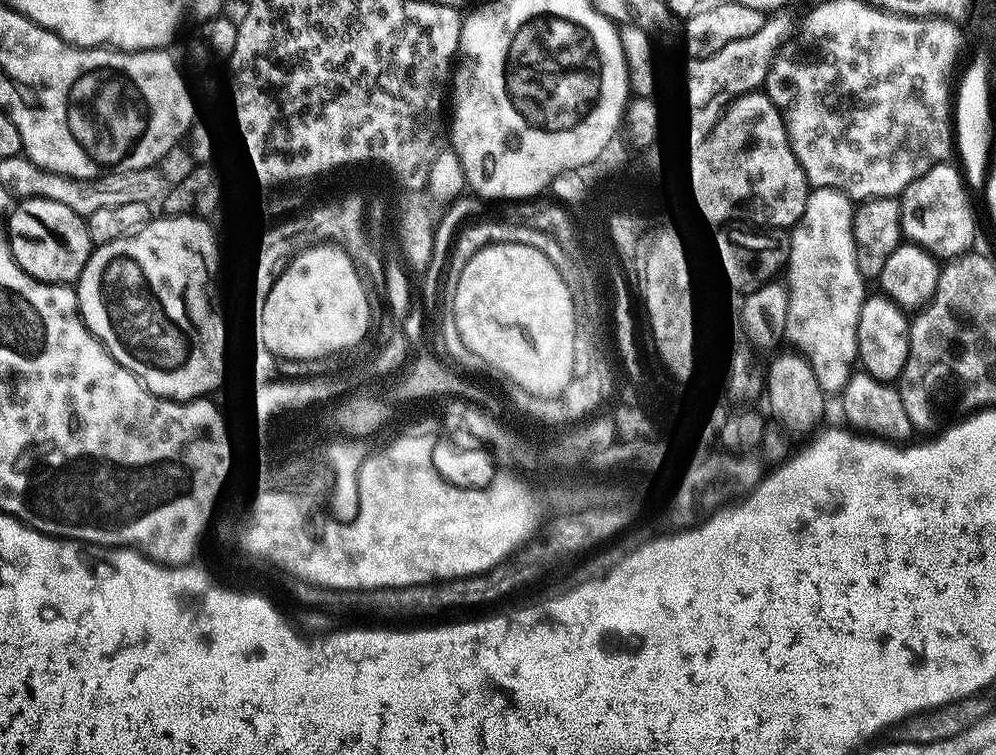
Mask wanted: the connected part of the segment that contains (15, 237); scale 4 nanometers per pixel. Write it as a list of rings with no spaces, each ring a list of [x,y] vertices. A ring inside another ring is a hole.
[[[24,198],[8,216],[8,246],[15,267],[41,284],[71,285],[79,280],[94,247],[85,217],[62,206],[62,202]]]

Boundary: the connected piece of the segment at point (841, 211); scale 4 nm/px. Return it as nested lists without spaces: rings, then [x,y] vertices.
[[[836,188],[811,189],[806,210],[788,236],[784,334],[816,370],[819,384],[830,394],[844,388],[857,361],[857,324],[868,297],[854,246],[854,212],[851,197]]]

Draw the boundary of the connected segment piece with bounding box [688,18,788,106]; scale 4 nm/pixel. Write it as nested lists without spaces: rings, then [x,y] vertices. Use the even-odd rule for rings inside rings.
[[[780,18],[765,19],[762,30],[758,34],[750,34],[750,38],[738,38],[738,42],[730,42],[730,46],[722,46],[718,54],[710,54],[710,58],[701,60],[689,59],[692,65],[692,106],[710,102],[712,98],[718,98],[720,94],[728,94],[733,100],[744,96],[747,92],[757,91],[768,77],[768,71],[772,65],[772,57],[778,51],[784,31],[788,24]]]

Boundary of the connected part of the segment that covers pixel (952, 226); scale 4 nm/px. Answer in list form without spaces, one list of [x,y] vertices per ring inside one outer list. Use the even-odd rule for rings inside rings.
[[[955,163],[935,164],[922,178],[910,182],[898,197],[901,233],[937,258],[963,257],[967,253],[964,251],[976,240],[976,216],[968,194],[965,177]]]

